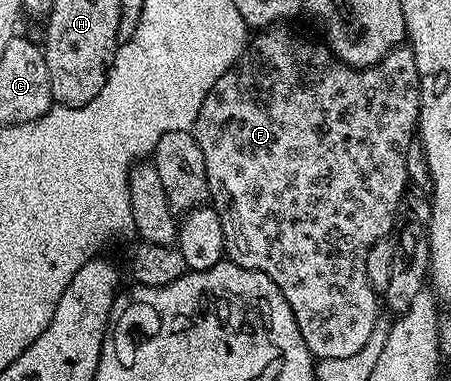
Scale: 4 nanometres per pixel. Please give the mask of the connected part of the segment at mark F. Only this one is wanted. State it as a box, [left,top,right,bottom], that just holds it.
[193,26,419,361]

